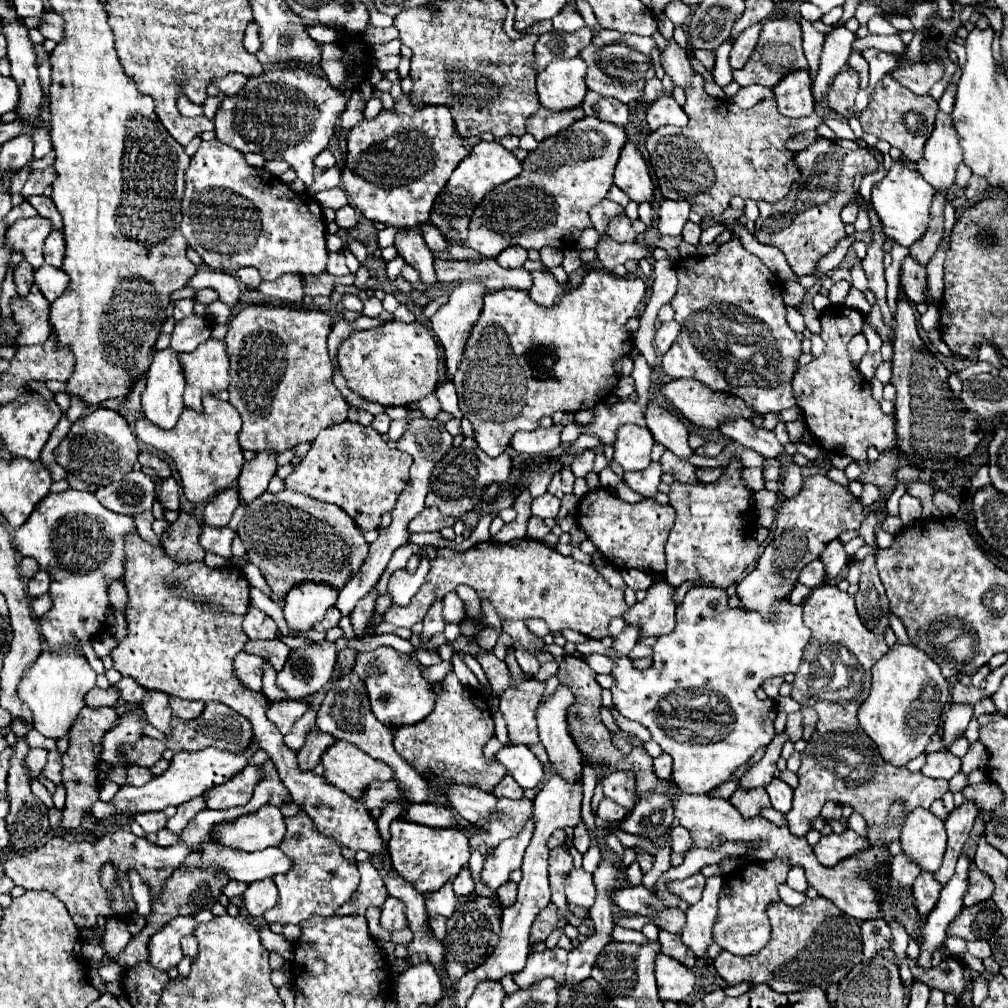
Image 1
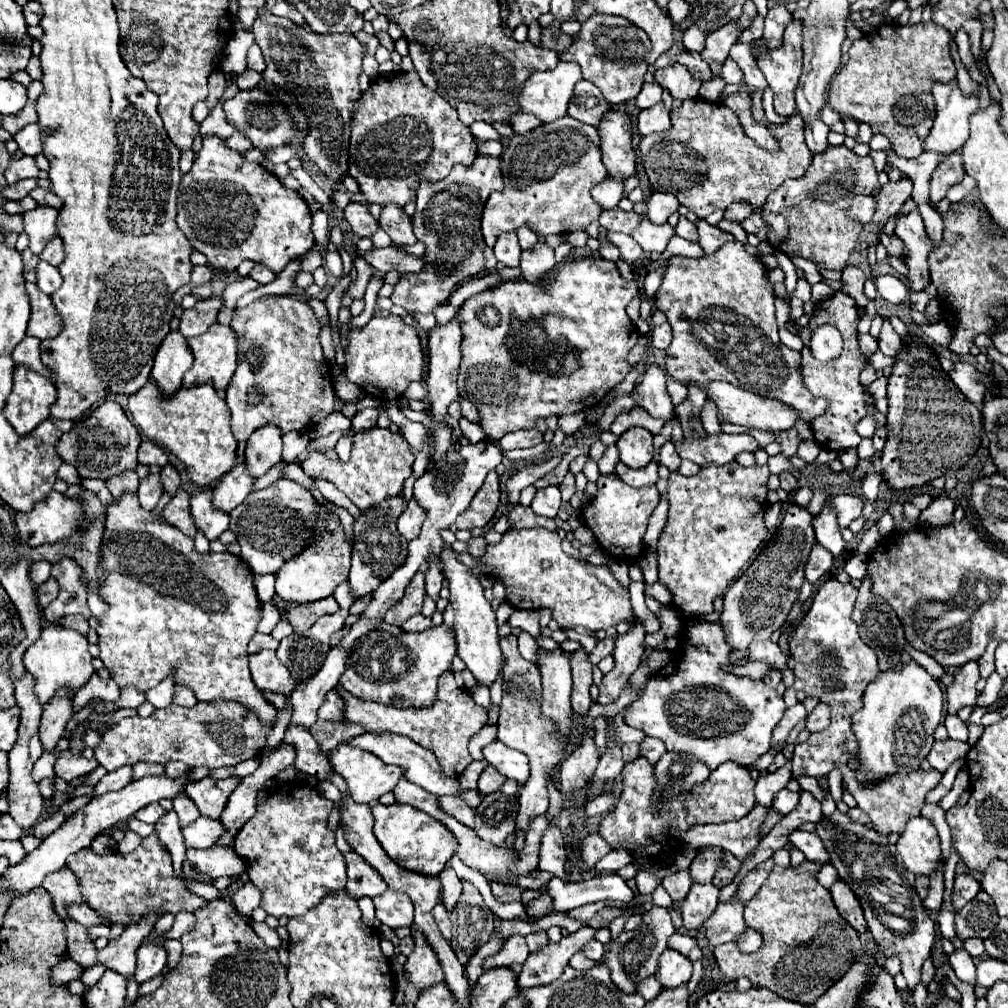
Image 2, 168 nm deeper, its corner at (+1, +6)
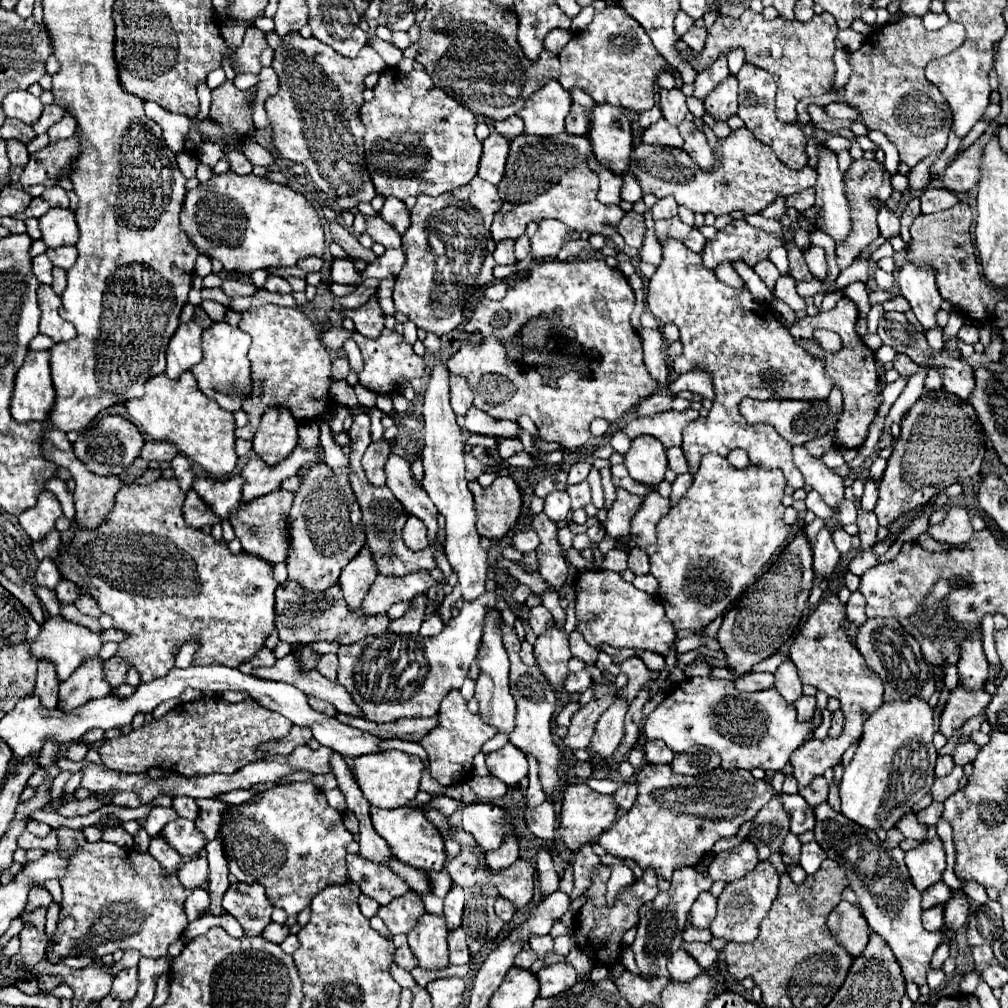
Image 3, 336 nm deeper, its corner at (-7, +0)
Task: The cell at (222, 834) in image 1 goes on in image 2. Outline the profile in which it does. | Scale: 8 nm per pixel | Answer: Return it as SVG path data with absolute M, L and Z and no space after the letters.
M200 816L190 826L182 828L182 834L186 848L210 848L212 842L216 842L224 834L224 826L220 824L220 820Z

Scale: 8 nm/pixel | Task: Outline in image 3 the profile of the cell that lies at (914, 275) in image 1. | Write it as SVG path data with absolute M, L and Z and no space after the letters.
M884 204L880 206L878 228L880 228L880 236L884 236L884 240L892 240L894 236L900 236L900 220Z

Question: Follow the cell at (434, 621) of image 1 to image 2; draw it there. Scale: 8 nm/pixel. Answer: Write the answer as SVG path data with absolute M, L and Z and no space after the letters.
M428 556L428 572L424 574L425 590L434 598L438 600L438 592L442 588L442 580L444 580L444 574L442 574L442 568L438 564L438 556Z

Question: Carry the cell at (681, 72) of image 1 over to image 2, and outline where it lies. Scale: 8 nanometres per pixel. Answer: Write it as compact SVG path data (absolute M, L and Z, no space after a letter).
M674 64L674 66L666 66L662 70L654 72L654 82L658 86L662 86L664 90L670 92L672 98L678 100L686 100L686 98L696 98L700 82L696 82L688 68L682 64Z

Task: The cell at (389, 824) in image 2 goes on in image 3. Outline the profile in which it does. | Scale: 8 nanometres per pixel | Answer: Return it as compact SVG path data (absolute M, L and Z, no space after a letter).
M408 806L396 808L396 810L370 808L370 816L376 832L388 842L392 854L400 862L418 870L434 870L434 872L444 870L444 862L446 862L444 838L440 830L430 820L426 820L426 816L418 808L408 808Z

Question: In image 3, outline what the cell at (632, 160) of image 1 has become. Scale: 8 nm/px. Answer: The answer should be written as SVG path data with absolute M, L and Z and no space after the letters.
M598 104L590 116L590 144L596 160L610 172L628 172L632 156L632 126L616 106Z

